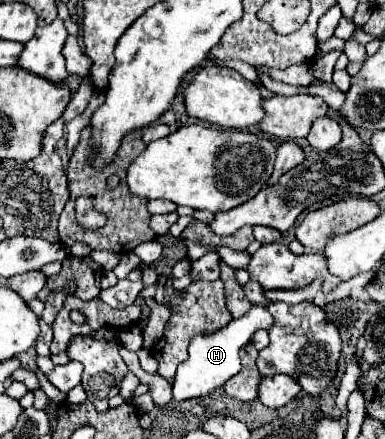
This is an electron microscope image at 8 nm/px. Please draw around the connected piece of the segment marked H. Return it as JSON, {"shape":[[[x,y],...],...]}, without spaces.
{"shape":[[[253,306],[245,316],[231,320],[225,328],[213,332],[213,334],[195,334],[195,338],[189,344],[189,358],[179,364],[175,380],[173,380],[173,400],[189,400],[189,398],[199,398],[207,396],[217,388],[223,388],[229,378],[233,378],[241,370],[239,362],[239,348],[245,346],[253,332],[259,328],[269,328],[271,326],[271,314],[263,306]]]}

